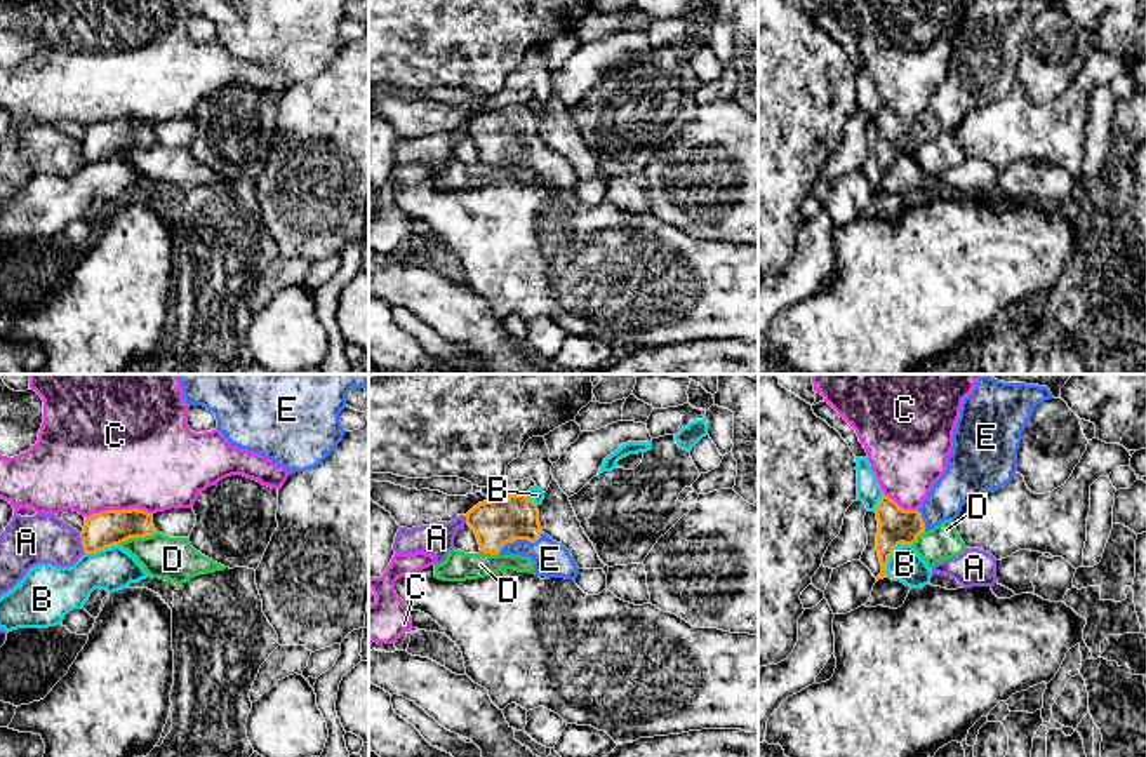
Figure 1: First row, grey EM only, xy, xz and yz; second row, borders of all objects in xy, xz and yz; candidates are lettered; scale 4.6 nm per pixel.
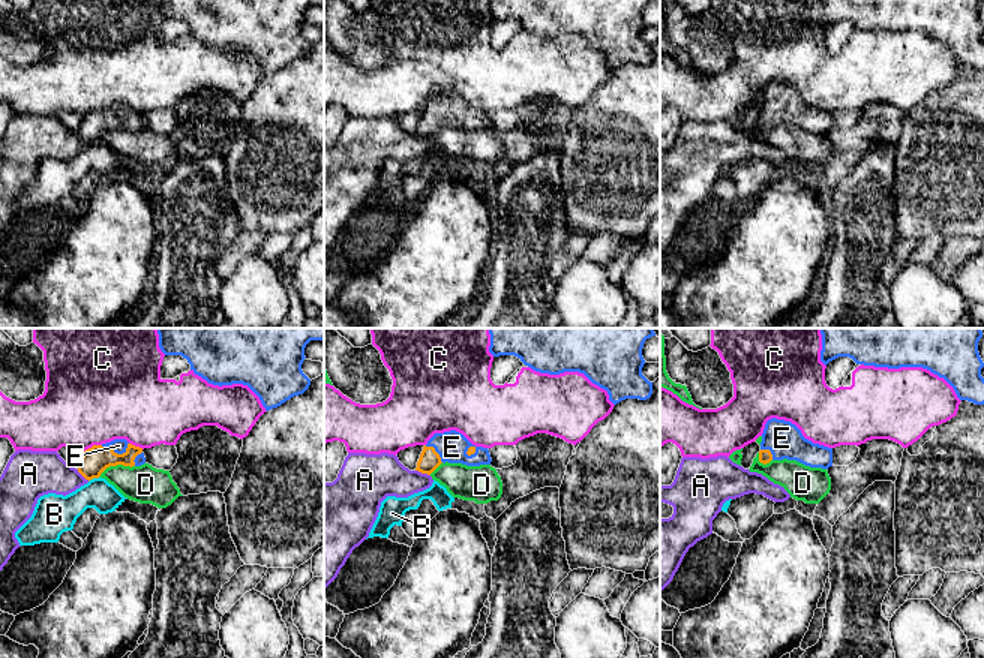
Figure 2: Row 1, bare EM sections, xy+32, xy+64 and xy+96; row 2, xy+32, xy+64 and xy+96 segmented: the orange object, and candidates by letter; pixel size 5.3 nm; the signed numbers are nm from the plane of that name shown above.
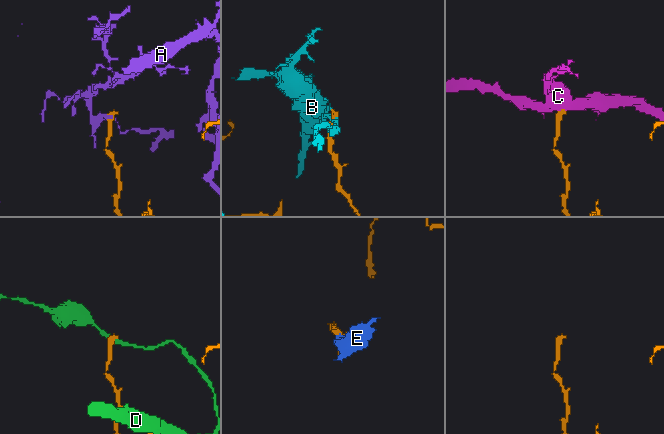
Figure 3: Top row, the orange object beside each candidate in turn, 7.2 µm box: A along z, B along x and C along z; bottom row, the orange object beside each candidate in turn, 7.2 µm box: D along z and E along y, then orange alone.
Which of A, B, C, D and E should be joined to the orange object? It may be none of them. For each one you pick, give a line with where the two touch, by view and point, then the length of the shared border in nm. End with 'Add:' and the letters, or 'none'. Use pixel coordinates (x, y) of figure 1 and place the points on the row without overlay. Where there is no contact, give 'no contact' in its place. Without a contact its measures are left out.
E: meets orange in xz at (520, 148); contact 240 nm long
Add: E

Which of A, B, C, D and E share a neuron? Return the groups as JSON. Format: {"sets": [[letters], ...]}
{"sets": [["A"], ["B"], ["C"], ["D"], ["E"]]}

